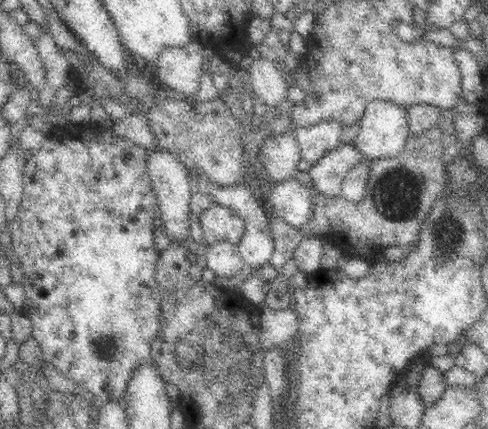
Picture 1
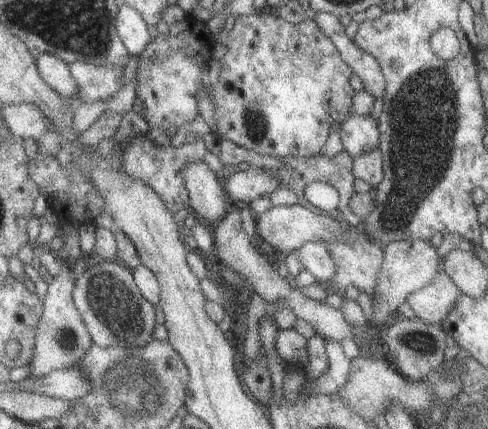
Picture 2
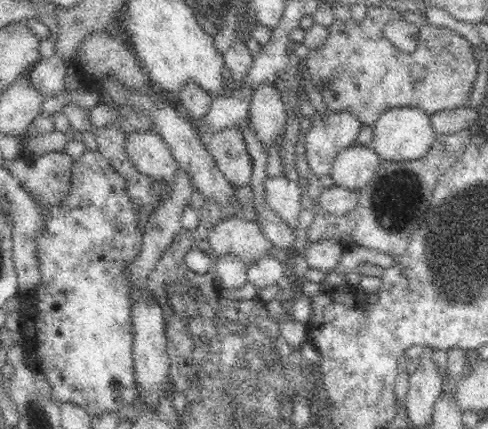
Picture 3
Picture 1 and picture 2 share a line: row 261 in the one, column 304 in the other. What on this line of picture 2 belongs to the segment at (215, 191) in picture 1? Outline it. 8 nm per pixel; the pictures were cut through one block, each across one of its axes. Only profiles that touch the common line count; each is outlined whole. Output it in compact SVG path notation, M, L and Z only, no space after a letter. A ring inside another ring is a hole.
M305 242L297 250L291 250L289 254L297 256L301 270L309 272L317 280L317 284L329 282L331 276L335 274L335 264L323 242Z

